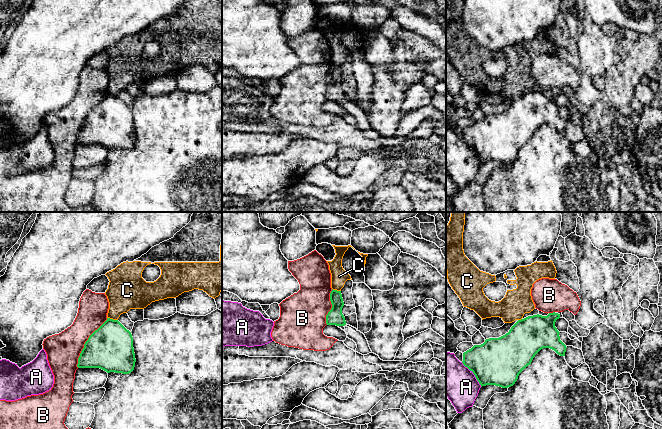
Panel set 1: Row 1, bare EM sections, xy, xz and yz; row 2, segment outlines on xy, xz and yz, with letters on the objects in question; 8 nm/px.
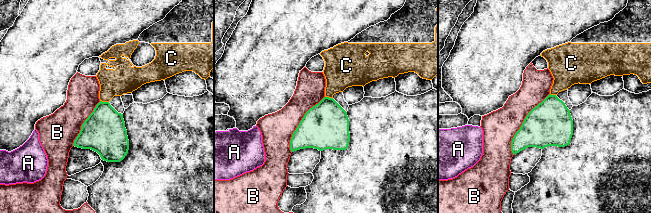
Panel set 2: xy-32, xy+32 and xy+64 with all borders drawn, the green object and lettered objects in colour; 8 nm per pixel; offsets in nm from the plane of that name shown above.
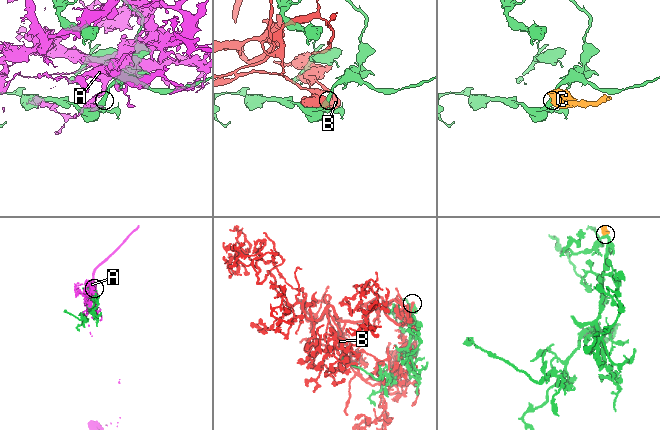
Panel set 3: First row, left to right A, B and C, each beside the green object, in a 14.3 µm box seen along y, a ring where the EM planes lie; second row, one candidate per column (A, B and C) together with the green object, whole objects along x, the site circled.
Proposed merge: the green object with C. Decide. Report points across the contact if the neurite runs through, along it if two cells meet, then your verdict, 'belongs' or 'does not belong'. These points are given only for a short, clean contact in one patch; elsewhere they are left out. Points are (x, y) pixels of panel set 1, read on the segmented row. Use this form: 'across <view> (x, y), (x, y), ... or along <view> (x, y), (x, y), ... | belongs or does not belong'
along xy (107, 317), (117, 320) | does not belong

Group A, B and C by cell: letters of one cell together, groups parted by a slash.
A / B / C

